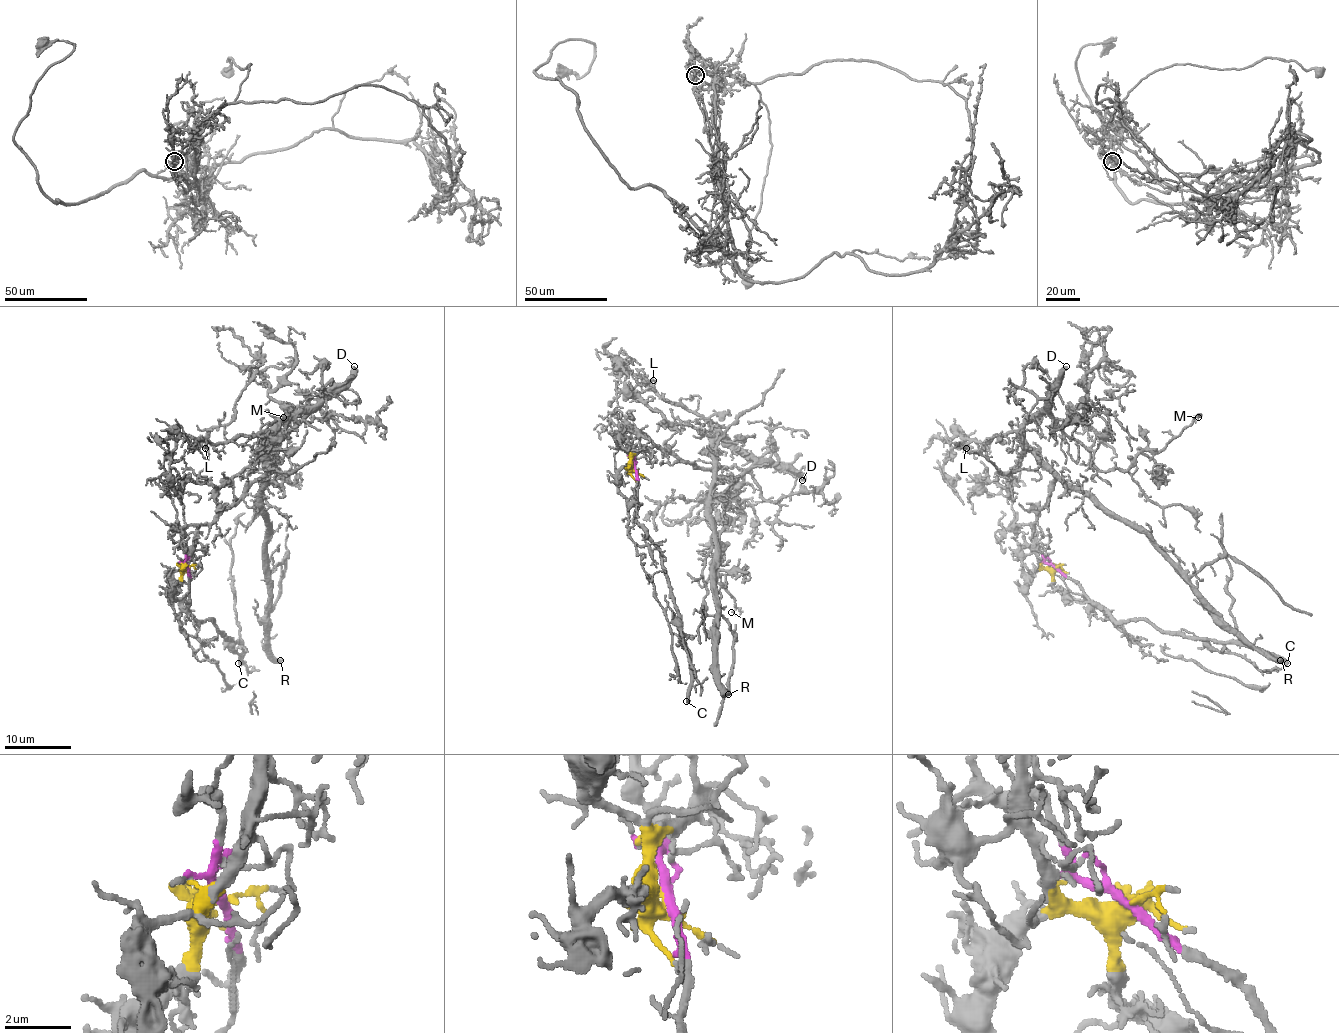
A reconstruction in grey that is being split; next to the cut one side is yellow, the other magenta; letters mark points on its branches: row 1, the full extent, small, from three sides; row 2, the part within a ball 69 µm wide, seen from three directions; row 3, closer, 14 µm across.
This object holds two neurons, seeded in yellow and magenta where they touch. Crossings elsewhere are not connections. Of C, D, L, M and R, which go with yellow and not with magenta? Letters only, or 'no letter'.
D, L, M, R

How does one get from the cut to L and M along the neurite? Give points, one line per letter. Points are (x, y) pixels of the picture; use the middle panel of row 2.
L: (633, 467), (630, 457), (650, 447), (698, 467), (712, 466), (710, 420), (667, 402), (653, 380)
M: (633, 467), (638, 449), (660, 447), (710, 467), (718, 437), (754, 462), (724, 504), (712, 574), (732, 611)

